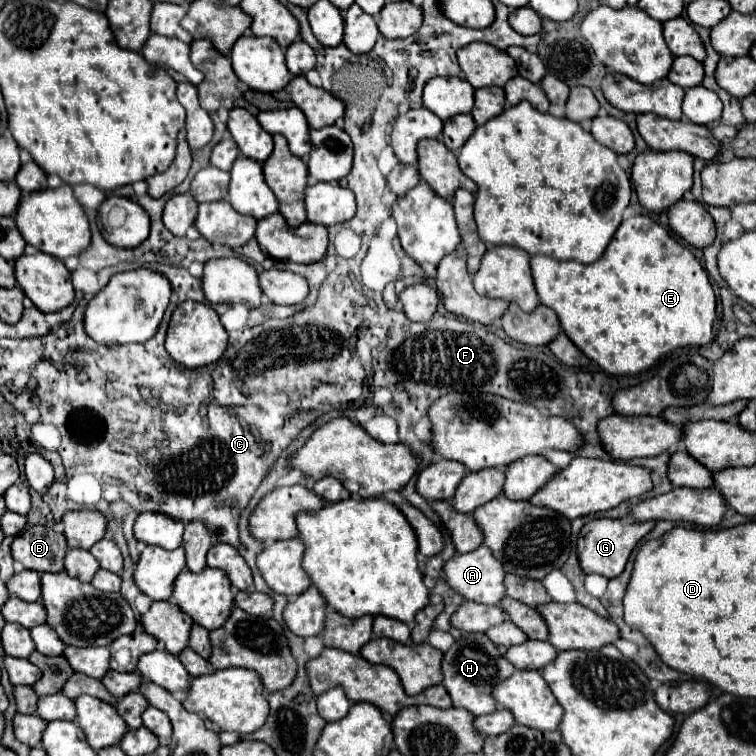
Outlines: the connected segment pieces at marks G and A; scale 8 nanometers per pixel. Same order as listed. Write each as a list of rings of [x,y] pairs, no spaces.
[[[593,518],[589,520],[579,534],[577,540],[577,558],[579,558],[579,566],[585,574],[601,574],[605,578],[613,578],[619,576],[625,568],[625,562],[631,554],[631,550],[635,548],[635,544],[647,534],[651,532],[651,528],[655,526],[653,520],[649,522],[641,522],[641,524],[633,524],[629,520],[611,520],[611,518]]]
[[[485,546],[467,554],[455,554],[445,562],[443,574],[445,582],[465,600],[489,606],[505,596],[505,586],[501,584],[505,572],[501,572],[501,562],[493,560]]]

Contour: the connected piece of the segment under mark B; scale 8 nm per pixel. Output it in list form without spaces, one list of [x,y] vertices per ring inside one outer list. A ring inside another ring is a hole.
[[[29,526],[11,544],[13,560],[35,572],[61,572],[67,552],[65,536],[45,526]]]

